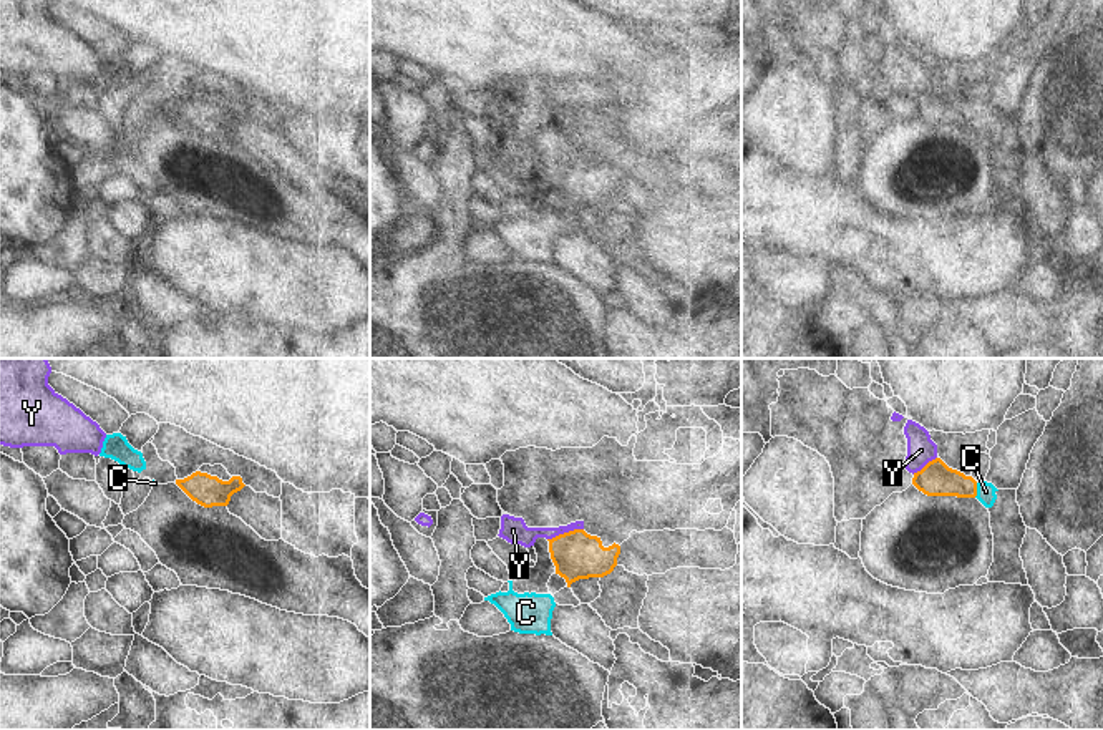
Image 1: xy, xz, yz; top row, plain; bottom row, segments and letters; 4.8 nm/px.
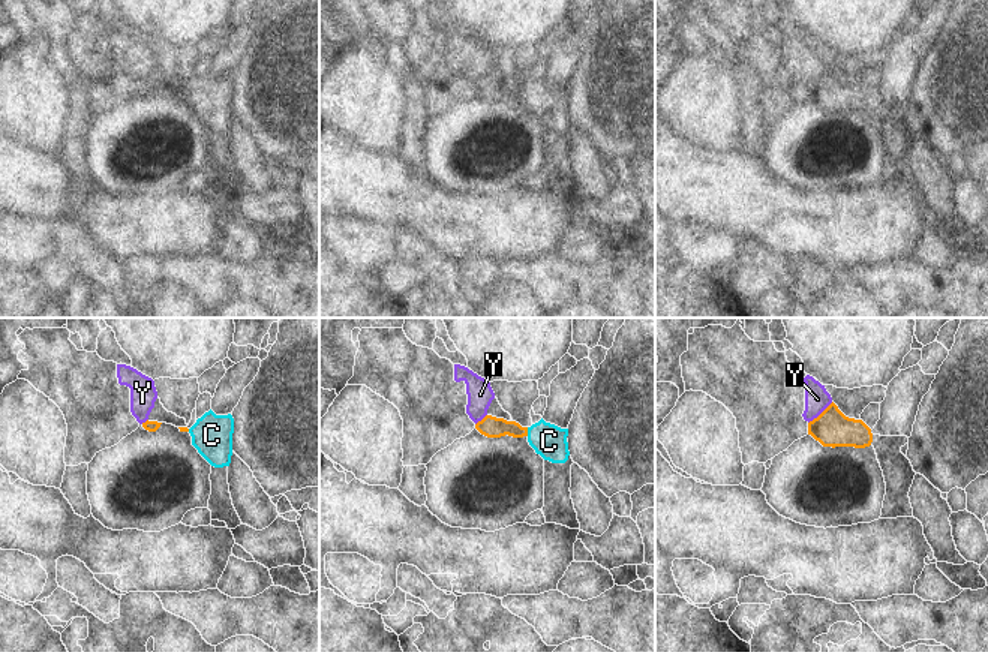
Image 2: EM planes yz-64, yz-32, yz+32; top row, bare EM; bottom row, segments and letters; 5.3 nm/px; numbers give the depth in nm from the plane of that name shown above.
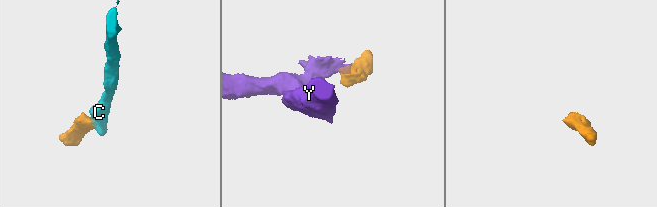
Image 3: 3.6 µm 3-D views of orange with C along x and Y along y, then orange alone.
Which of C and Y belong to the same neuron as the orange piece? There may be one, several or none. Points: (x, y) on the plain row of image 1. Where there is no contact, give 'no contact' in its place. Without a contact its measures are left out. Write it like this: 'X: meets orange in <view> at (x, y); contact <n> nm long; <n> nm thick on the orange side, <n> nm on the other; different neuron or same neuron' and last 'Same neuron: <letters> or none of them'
C: meets orange in yz at (976, 118); contact 70 nm long; 170 nm thick on the orange side, 100 nm on the other; same neuron
Y: meets orange in xz at (564, 161); contact 190 nm long; 240 nm thick on the orange side, 120 nm on the other; different neuron
Same neuron: C

